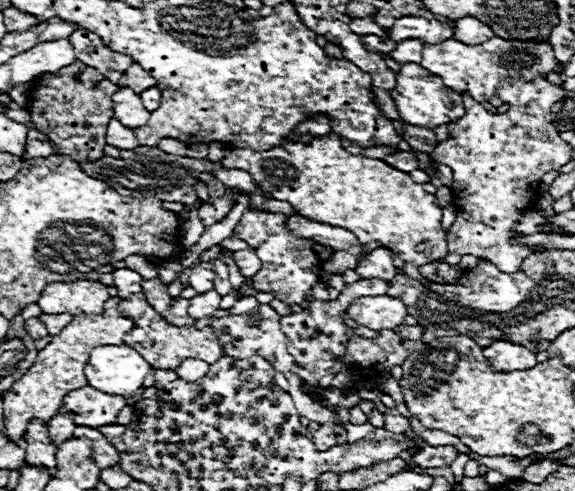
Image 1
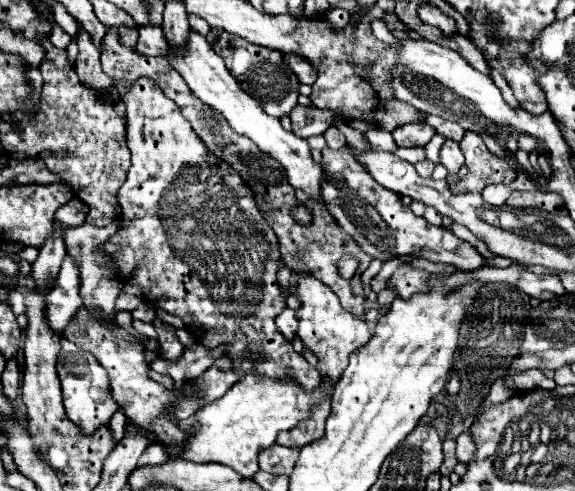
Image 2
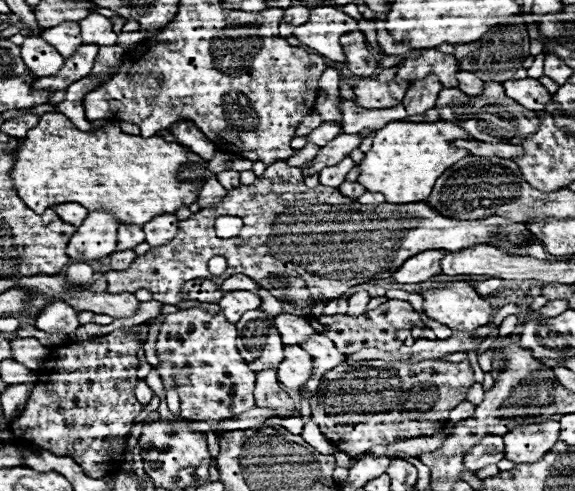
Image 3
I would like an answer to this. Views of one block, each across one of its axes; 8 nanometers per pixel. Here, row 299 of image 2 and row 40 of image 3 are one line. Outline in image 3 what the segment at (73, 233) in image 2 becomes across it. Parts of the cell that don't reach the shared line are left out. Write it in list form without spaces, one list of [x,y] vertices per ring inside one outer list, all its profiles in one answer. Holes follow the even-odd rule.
[[[88,14],[80,22],[80,38],[84,44],[98,44],[98,46],[114,46],[116,32],[112,30],[112,22],[100,14]]]

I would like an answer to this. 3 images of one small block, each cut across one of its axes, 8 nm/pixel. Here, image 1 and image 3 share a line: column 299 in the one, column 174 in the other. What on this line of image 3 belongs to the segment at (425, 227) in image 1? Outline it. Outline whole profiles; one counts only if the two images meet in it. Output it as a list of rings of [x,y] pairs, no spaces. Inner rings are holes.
[[[48,112],[40,122],[28,130],[26,138],[16,150],[16,162],[10,170],[16,192],[22,202],[32,208],[36,214],[42,214],[46,208],[64,202],[78,202],[88,210],[110,210],[118,216],[122,224],[144,226],[150,218],[158,214],[176,214],[180,206],[190,206],[208,176],[214,174],[208,170],[208,162],[198,154],[186,150],[176,142],[166,142],[162,136],[142,138],[124,134],[116,124],[104,124],[100,130],[82,132],[64,118],[60,112]]]

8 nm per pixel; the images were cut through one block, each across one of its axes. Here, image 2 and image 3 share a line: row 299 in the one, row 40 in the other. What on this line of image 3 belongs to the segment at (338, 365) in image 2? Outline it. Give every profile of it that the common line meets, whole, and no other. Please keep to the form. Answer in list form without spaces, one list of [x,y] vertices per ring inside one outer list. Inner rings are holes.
[[[316,6],[310,10],[310,20],[294,28],[294,36],[308,48],[332,62],[344,62],[340,36],[356,30],[356,20],[336,6]]]

